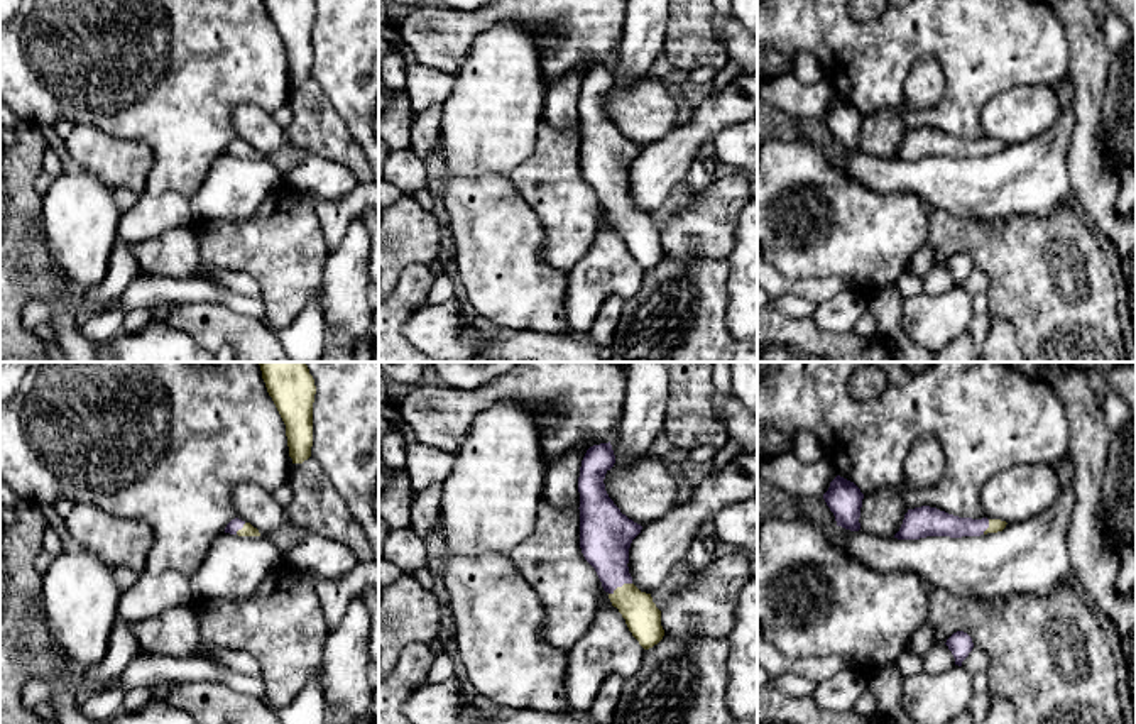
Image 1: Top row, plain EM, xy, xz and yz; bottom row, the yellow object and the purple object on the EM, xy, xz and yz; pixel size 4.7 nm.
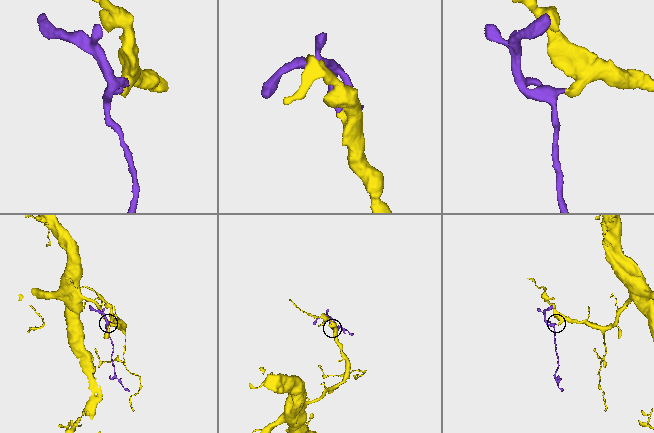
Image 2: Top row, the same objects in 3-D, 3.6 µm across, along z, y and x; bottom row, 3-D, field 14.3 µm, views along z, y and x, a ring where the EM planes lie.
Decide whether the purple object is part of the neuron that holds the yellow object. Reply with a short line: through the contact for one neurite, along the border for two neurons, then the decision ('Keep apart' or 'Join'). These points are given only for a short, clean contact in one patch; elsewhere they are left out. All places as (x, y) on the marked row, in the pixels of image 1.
Line: xz (643, 618), (619, 587), (606, 548), (606, 537). Join

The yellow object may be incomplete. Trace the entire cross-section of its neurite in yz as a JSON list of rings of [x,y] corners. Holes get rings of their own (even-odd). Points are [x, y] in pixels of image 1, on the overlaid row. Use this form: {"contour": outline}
{"contour": [[[921,506],[908,509],[899,531],[894,535],[898,540],[920,540],[926,536],[980,536],[987,533],[997,533],[1006,528],[1006,521],[1001,519],[972,519],[958,518],[940,511],[937,507]]]}

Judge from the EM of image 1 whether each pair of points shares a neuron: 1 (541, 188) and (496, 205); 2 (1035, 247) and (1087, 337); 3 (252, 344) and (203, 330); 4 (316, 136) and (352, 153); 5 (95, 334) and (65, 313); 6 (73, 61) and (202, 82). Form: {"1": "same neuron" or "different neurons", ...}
{"1": "different neurons", "2": "same neuron", "3": "same neuron", "4": "same neuron", "5": "different neurons", "6": "same neuron"}

